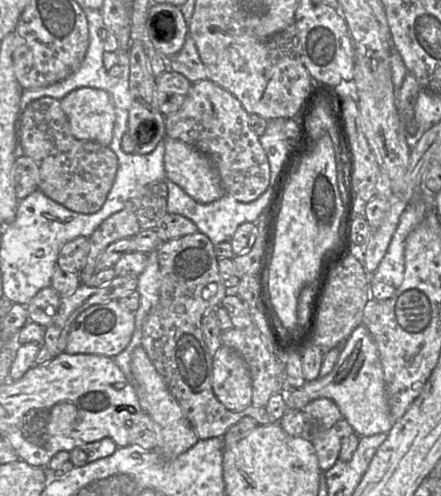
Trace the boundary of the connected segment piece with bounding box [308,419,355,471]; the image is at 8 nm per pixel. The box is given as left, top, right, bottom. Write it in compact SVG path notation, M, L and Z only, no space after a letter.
M344 419L322 432L310 430L308 440L313 443L322 471L327 471L336 464L343 440L353 433L353 428Z

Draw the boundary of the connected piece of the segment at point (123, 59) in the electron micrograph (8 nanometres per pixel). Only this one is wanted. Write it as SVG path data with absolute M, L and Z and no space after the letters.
M84 8L83 10L85 12L85 16L88 22L88 32L89 32L89 46L83 61L81 62L80 66L74 73L72 73L69 77L67 77L66 79L60 82L57 82L45 87L23 90L20 97L21 103L19 104L17 125L19 124L20 117L23 114L23 111L25 110L27 105L31 103L33 100L44 96L49 96L49 97L61 100L63 97L65 97L68 93L70 93L73 90L76 90L82 87L91 87L91 88L97 88L101 90L103 89L110 93L112 92L116 93L116 98L113 98L113 100L118 100L119 95L126 95L126 92L129 92L129 86L128 86L129 56L128 56L127 49L118 48L117 51L114 52L117 54L119 58L118 64L122 68L122 74L120 77L111 77L108 74L103 64L103 54L105 50L104 50L104 42L100 37L100 30L105 29L105 25L103 22L102 14L100 10L93 10L90 8Z

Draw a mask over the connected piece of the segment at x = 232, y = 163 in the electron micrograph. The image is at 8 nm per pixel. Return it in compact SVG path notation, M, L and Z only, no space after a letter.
M209 79L191 84L181 107L165 116L165 135L180 140L204 155L214 164L225 193L238 202L248 203L261 196L270 185L270 167L259 137L251 130L249 114L238 99Z

